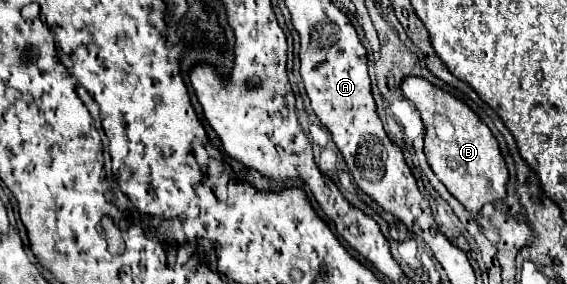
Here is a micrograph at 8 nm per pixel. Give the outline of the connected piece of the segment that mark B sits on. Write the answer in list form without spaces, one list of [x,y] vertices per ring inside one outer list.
[[[407,76],[401,82],[401,92],[421,114],[425,126],[427,162],[435,176],[449,188],[449,192],[473,214],[477,214],[485,204],[503,200],[509,172],[501,158],[495,136],[479,120],[479,116],[465,102],[433,86],[421,76]]]

